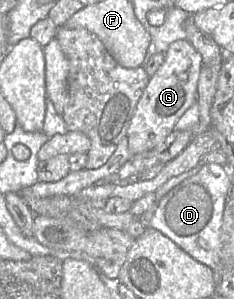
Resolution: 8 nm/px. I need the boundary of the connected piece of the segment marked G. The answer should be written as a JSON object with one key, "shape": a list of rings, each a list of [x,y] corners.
{"shape":[[[187,39],[170,44],[163,64],[149,79],[138,101],[127,130],[126,138],[132,156],[154,149],[175,130],[178,120],[197,99],[201,69],[202,57]]]}

